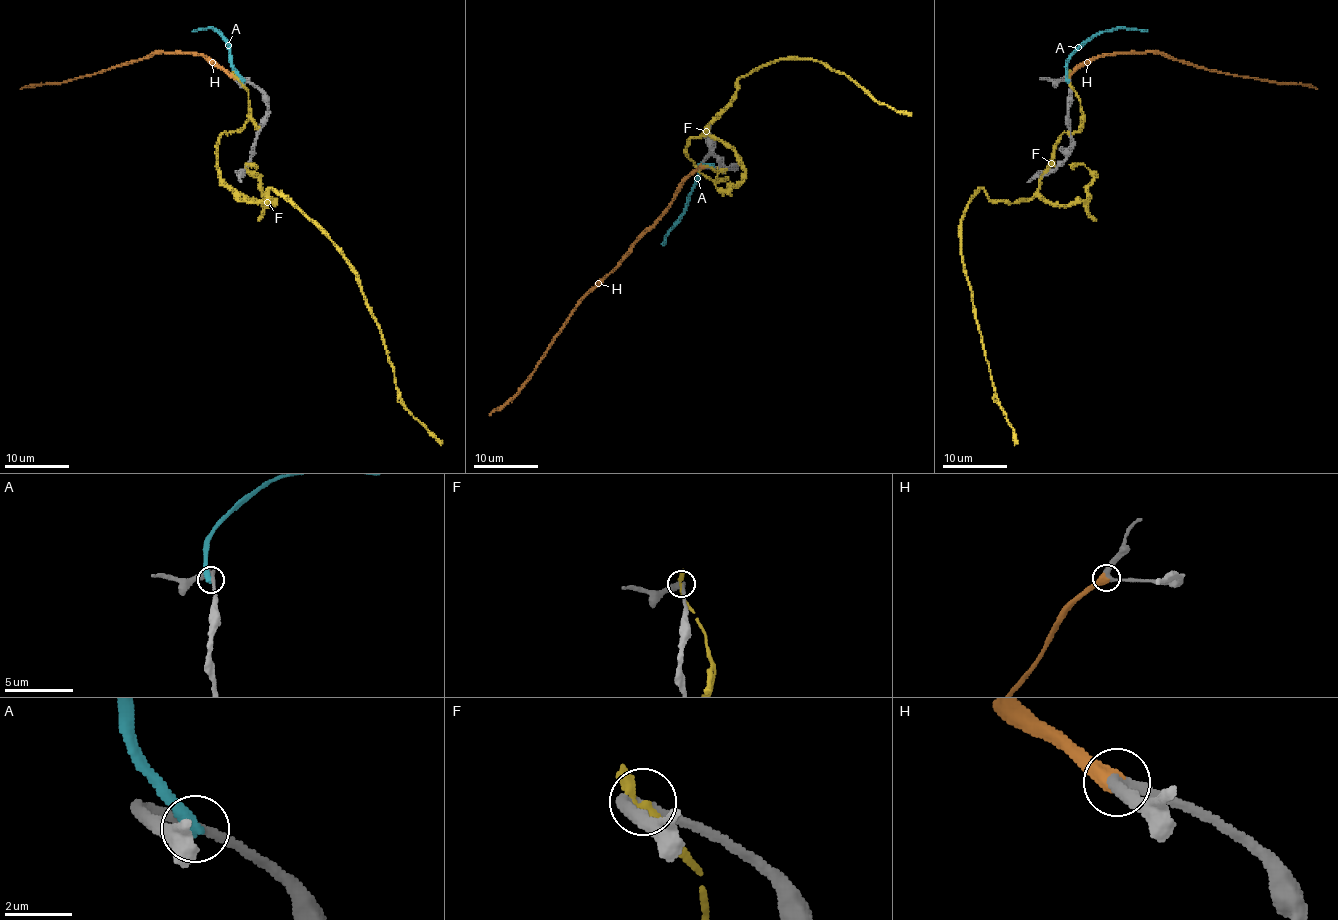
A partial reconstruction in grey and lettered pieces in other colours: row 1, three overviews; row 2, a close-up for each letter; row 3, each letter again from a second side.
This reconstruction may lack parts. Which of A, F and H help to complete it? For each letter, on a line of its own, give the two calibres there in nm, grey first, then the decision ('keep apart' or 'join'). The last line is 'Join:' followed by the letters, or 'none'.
A: 240/400 nm | keep apart
F: 360/190 nm | keep apart
H: 380/550 nm | join
Join: H

